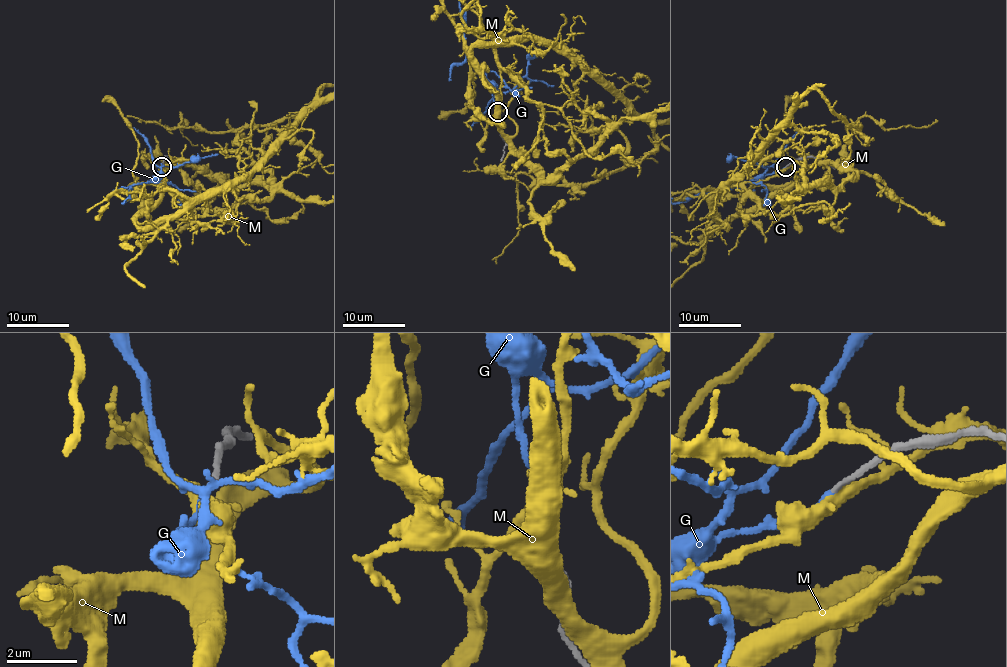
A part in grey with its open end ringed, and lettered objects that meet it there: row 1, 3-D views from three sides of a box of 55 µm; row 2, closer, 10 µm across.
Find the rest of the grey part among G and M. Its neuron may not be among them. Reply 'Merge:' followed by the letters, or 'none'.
Merge: G

